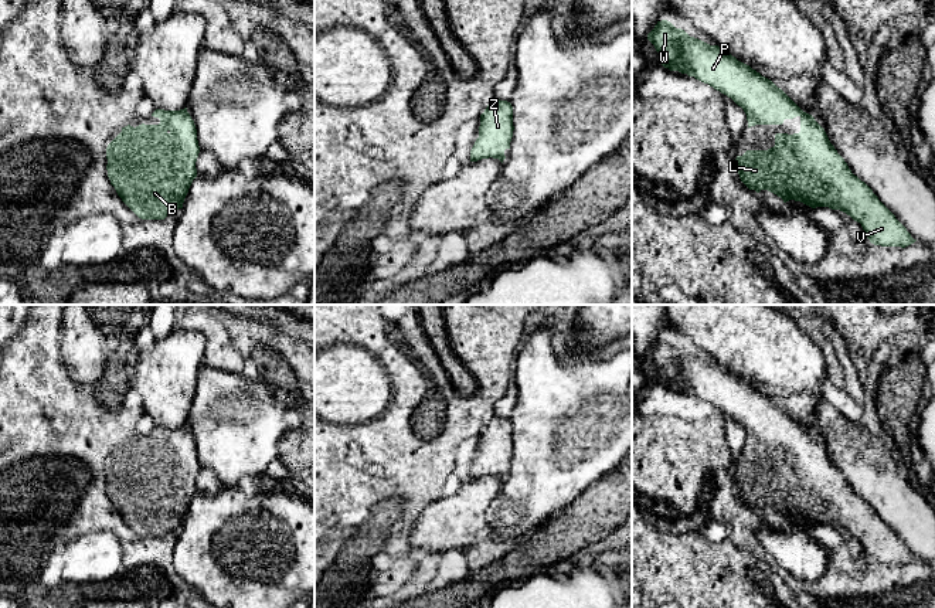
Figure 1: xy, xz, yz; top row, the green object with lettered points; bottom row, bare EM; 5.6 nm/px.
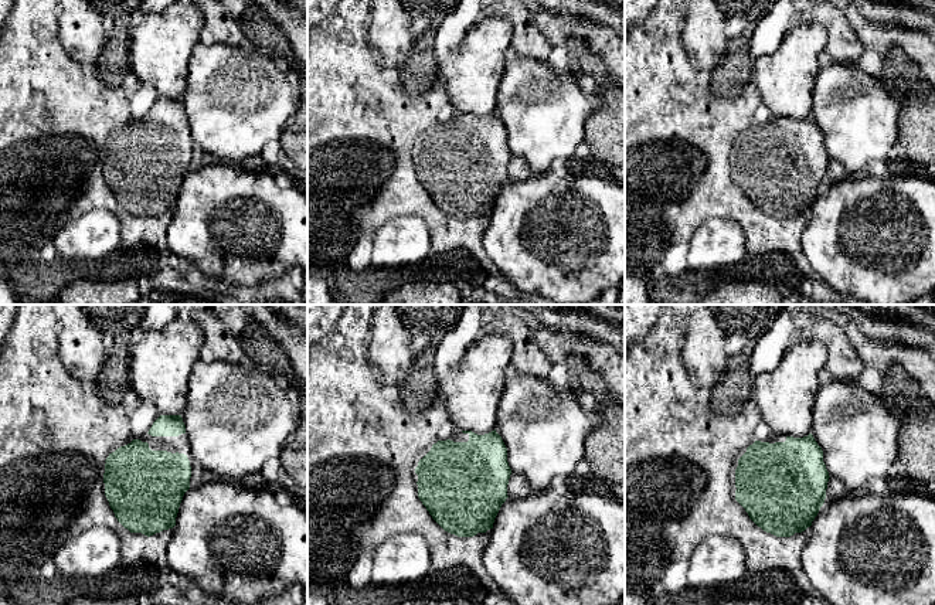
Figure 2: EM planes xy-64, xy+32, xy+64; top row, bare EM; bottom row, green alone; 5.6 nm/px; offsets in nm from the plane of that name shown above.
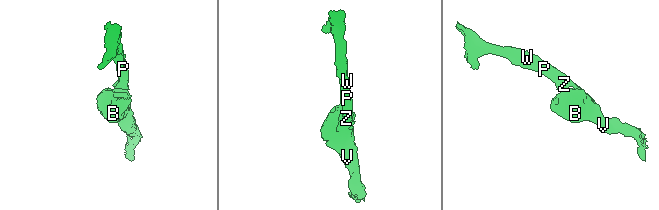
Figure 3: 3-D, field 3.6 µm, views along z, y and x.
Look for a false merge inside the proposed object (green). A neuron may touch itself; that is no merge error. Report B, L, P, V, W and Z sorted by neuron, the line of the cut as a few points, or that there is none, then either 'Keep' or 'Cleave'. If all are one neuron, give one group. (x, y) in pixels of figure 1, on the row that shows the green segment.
Groups: B L P V W Z. No split. Keep

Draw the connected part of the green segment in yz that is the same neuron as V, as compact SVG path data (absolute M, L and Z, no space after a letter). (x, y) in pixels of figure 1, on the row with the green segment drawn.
M667 20L657 21L647 34L647 40L660 54L660 64L664 68L694 77L741 106L747 115L748 128L755 125L782 125L785 119L800 118L799 133L776 133L774 147L768 150L747 150L742 156L737 156L734 167L749 190L756 193L768 190L781 197L783 203L795 200L812 208L829 207L840 210L861 224L864 235L874 245L905 248L917 241L873 190L851 173L815 118L803 112L771 79L738 61L721 47L690 37L684 30L676 28Z

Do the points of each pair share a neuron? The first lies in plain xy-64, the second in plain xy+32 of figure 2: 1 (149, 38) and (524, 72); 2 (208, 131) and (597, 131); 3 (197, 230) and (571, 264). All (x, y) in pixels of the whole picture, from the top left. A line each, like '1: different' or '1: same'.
1: different
2: different
3: same

